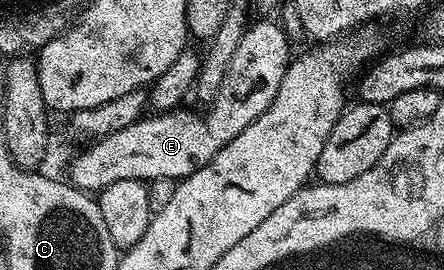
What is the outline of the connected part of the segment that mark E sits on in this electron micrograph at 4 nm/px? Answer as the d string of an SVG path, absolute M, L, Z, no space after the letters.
M261 18L258 22L250 23L249 28L243 34L243 42L239 42L239 50L235 50L235 58L231 58L231 66L227 66L227 78L223 78L223 86L219 86L219 94L214 98L209 112L205 117L196 116L193 112L181 112L182 110L162 111L160 114L149 114L140 120L136 120L131 126L127 126L123 130L115 130L115 134L110 136L102 136L100 140L96 141L86 152L81 153L73 160L73 165L69 168L69 176L67 176L68 183L73 187L81 189L83 192L90 194L96 194L101 189L107 187L111 182L119 182L120 180L143 180L146 182L152 182L155 180L176 180L178 182L185 179L195 170L199 170L203 166L207 166L207 162L211 162L211 158L215 154L219 154L219 150L223 150L223 146L227 146L227 142L231 142L231 138L235 138L235 134L243 134L243 130L247 130L247 126L251 126L251 122L255 122L255 118L259 118L259 114L263 114L263 110L267 110L267 106L271 106L271 102L275 98L275 94L279 90L279 82L283 82L283 74L287 70L291 59L291 43L288 37L285 36L285 32L280 23L274 22L272 24L269 18Z

